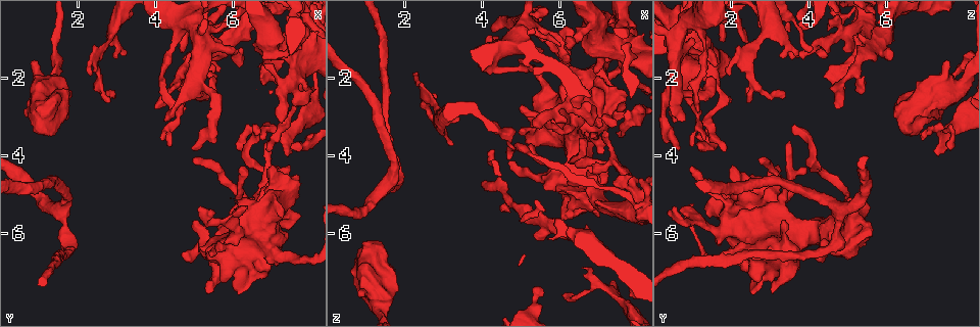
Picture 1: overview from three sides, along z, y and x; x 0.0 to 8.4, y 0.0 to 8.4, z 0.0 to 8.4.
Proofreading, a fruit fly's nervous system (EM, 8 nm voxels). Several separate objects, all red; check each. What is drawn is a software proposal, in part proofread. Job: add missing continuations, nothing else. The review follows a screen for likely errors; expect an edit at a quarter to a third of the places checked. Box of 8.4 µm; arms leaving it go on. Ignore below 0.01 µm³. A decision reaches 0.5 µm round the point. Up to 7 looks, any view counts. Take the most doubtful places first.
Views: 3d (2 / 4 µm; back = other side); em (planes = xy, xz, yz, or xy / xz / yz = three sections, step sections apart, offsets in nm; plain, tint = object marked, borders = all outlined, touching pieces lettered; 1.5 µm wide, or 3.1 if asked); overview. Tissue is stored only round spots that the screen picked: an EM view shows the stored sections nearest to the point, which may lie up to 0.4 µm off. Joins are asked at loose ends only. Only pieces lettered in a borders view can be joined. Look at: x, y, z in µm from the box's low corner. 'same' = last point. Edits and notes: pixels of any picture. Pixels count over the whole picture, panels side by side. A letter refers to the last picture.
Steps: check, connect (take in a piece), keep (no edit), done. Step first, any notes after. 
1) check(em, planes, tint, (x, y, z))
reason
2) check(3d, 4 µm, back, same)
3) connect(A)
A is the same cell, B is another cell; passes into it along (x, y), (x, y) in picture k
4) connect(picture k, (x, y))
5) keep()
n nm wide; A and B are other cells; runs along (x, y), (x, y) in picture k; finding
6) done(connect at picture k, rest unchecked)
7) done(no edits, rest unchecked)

check(3d, 2 µm, (6.85, 1.45, 4.30))
free end

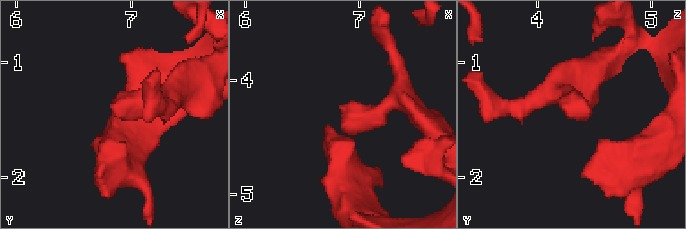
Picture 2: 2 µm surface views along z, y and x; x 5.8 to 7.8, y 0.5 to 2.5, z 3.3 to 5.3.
check(em, xz, step 4, borders, (6.90, 1.46, 4.26))
shape alone is not enough

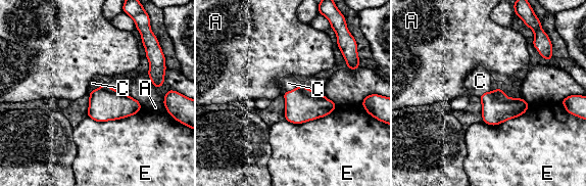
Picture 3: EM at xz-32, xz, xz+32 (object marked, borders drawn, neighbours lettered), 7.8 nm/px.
connect(C)
E touches over 440 nm; C is the same cell, A and E are other cells; the neuron continues

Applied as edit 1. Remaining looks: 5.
check(em, planes, borders, (4.70, 2.40, 5.40))
tapers out

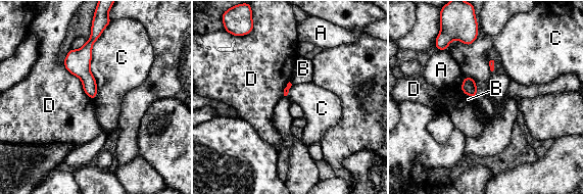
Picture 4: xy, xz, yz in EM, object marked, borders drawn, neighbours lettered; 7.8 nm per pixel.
keep()
A, B, C and D are other cells; border along (105, 29), (92, 46), (93, 99) in picture 4; none of them fits

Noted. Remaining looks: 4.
check(em, planes, borders, (0.85, 1.55, 7.55))
free end

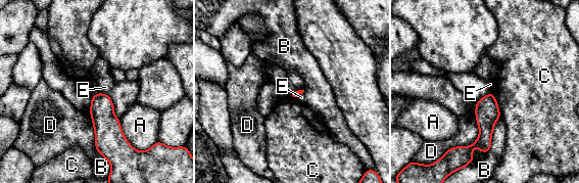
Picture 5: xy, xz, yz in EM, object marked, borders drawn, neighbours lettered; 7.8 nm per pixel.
keep()
A, B, C, D and E are other cells; border along (100, 92), (107, 95) in picture 5; none of them fits

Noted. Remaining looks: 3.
done(connect at picture 3, rest unchecked)

